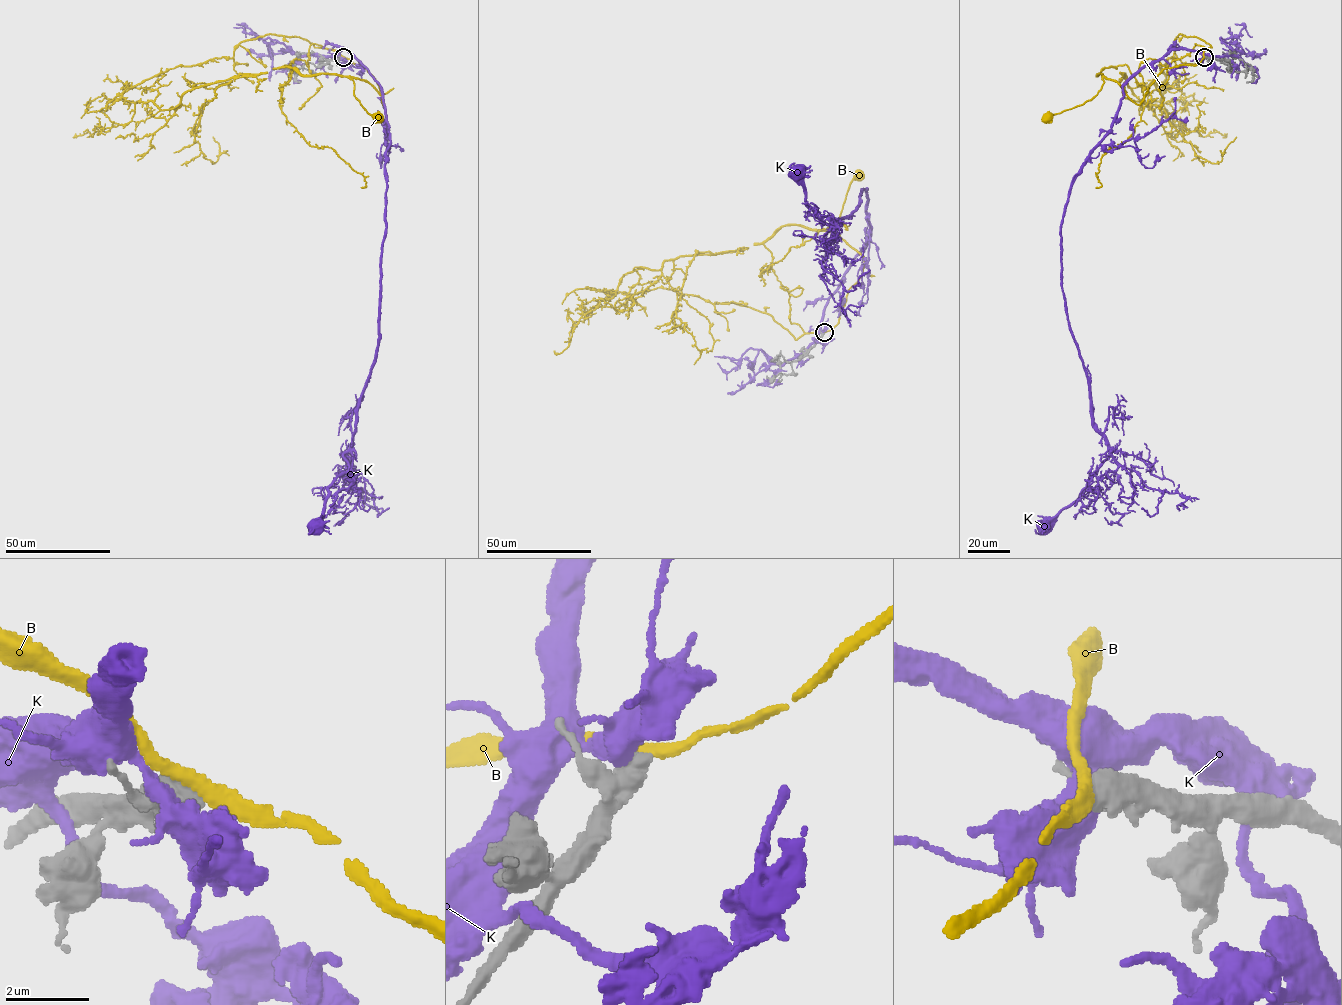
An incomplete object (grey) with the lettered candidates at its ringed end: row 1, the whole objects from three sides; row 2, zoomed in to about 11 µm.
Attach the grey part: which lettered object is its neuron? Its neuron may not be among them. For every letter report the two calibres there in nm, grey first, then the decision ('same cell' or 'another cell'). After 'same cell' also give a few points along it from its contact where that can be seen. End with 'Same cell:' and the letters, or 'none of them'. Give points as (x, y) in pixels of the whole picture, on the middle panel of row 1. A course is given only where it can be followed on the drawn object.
B: 480/320 nm | another cell
K: 550/500 nm | another cell
Same cell: none of them

